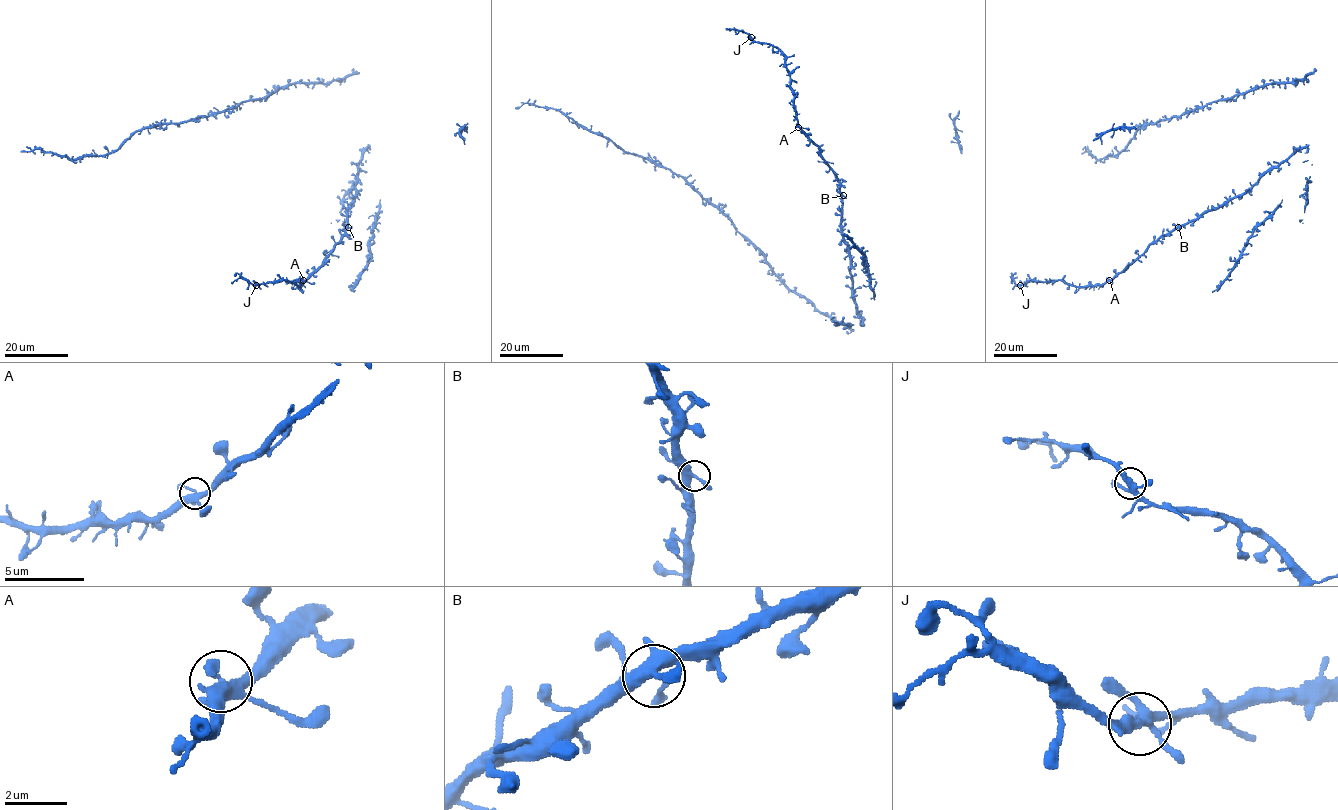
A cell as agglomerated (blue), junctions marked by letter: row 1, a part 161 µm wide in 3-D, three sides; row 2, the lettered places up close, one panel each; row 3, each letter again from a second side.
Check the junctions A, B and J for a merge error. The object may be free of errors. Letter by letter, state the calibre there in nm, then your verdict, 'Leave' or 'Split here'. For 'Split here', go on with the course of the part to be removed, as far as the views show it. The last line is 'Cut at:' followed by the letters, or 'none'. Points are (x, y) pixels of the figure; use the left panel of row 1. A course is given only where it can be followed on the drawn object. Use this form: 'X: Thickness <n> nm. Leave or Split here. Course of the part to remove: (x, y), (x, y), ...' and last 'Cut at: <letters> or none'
A: Thickness 360 nm. Leave
B: Thickness 380 nm. Leave
J: Thickness 340 nm. Leave
Cut at: none

